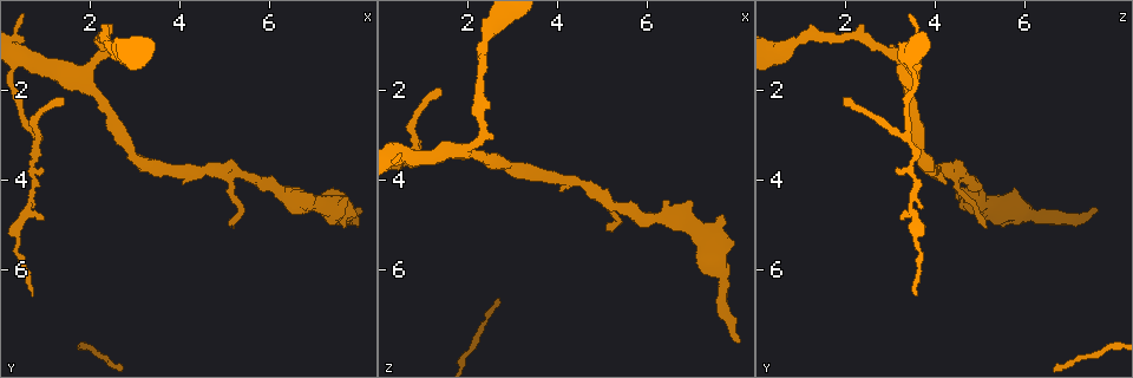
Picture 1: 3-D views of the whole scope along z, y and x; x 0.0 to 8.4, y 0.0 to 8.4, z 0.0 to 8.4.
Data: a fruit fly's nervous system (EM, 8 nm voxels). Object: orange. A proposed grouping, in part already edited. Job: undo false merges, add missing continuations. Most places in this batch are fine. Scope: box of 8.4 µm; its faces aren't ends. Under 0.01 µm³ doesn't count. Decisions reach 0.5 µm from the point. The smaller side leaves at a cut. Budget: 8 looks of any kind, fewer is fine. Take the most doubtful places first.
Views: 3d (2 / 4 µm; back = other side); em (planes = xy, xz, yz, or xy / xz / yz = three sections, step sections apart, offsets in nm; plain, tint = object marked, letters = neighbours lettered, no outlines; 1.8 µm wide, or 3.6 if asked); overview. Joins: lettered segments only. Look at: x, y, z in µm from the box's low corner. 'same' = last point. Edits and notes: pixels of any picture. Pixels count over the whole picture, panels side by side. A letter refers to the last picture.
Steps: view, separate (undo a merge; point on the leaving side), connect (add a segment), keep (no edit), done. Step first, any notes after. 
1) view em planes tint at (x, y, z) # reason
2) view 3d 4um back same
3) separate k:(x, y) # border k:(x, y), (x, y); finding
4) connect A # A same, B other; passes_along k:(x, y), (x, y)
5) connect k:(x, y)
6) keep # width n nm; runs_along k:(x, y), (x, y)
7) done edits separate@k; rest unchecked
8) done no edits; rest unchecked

view 3d 4um at (0.75, 6.55, 3.60) # thin end

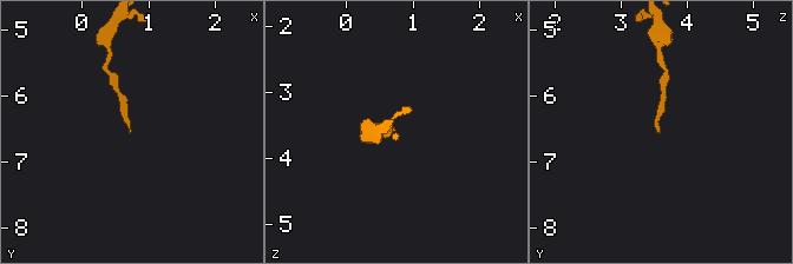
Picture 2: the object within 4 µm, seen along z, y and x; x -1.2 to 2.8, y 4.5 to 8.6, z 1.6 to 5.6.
view em planes letters at (0.75, 6.60, 3.60)

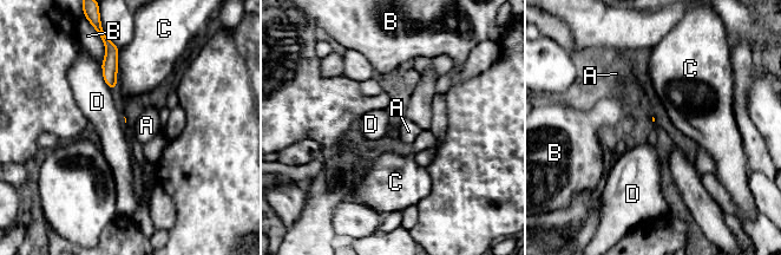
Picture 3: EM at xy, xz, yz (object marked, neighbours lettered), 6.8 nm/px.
keep # A other, B other, C other, D other; no lettered segment goes on from it

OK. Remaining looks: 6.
view 3d 4um at (1.45, 2.15, 2.10)

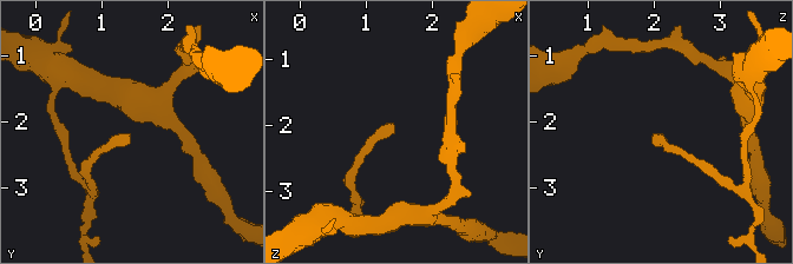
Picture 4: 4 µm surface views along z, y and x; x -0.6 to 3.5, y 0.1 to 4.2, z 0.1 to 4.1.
view em yz step 16 tint at (1.40, 2.20, 2.05) # now the EM

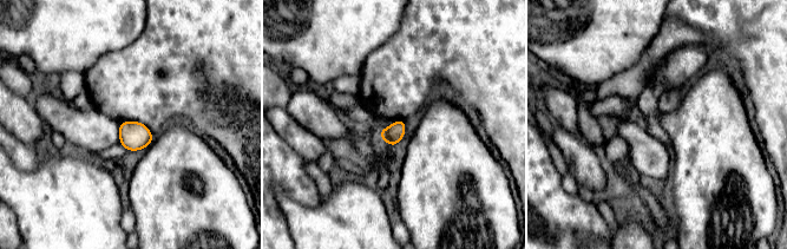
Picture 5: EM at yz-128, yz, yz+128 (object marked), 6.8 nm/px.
view em planes letters same

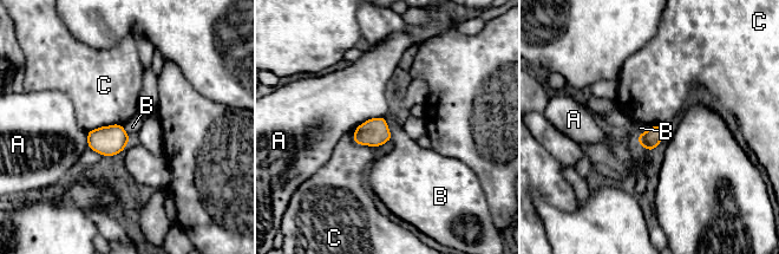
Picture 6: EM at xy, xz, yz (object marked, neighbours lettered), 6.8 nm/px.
keep # A other, B other, C other; border 6:(384, 117), (392, 137); none of them fits

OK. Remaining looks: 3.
view em yz step 4 tint at (0.50, 1.35, 3.35) # abrupt turn

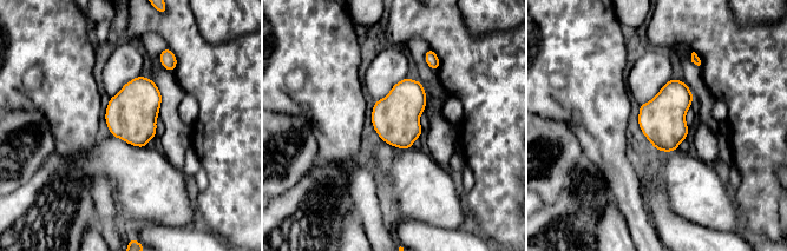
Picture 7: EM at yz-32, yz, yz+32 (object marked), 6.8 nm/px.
view em planes tint same

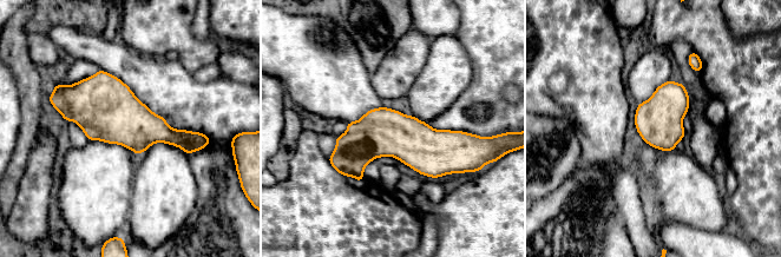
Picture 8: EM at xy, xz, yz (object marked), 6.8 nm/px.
view em planes letters same

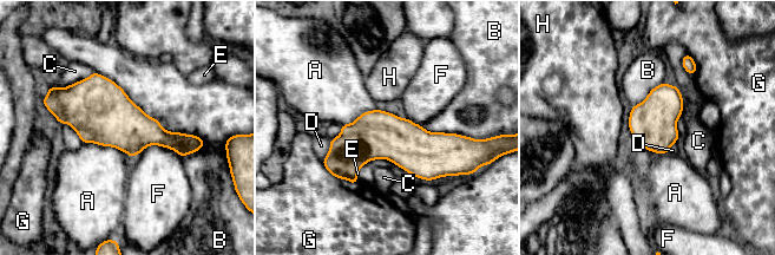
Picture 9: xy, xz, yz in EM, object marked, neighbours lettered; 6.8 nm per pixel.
keep # longest_contact B 900 nm; A other, B other, C other, D other, E other, F other, G other, H other; one neuron here

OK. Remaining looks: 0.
done no edits; rest unchecked

